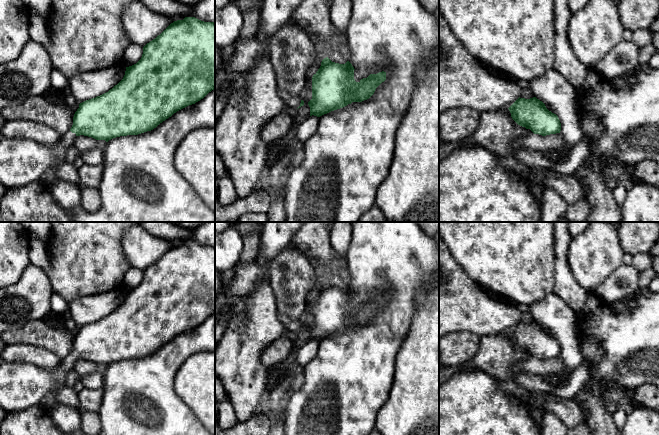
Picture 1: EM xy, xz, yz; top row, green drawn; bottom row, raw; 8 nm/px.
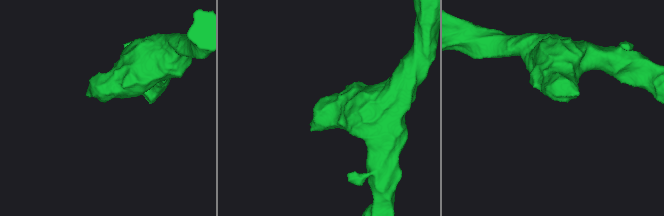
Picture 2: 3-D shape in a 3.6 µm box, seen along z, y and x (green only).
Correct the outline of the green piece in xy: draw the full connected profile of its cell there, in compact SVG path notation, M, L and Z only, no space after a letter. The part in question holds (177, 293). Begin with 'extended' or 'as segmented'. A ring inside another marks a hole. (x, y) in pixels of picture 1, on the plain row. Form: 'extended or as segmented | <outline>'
extended | M185 241L183 244L177 244L171 247L160 259L155 263L147 267L143 271L143 278L141 283L134 289L126 291L125 299L123 303L115 309L108 316L97 320L95 322L86 324L79 328L79 332L74 338L73 349L71 353L60 361L60 364L54 372L39 368L31 363L25 362L3 362L0 365L0 406L6 412L17 412L25 410L31 406L39 405L42 398L52 390L57 390L60 386L66 385L67 373L73 368L76 360L84 359L92 361L96 364L109 364L127 359L138 359L147 355L151 355L156 352L160 347L171 341L177 335L195 328L203 323L209 316L215 313L215 246L204 246L195 241Z

